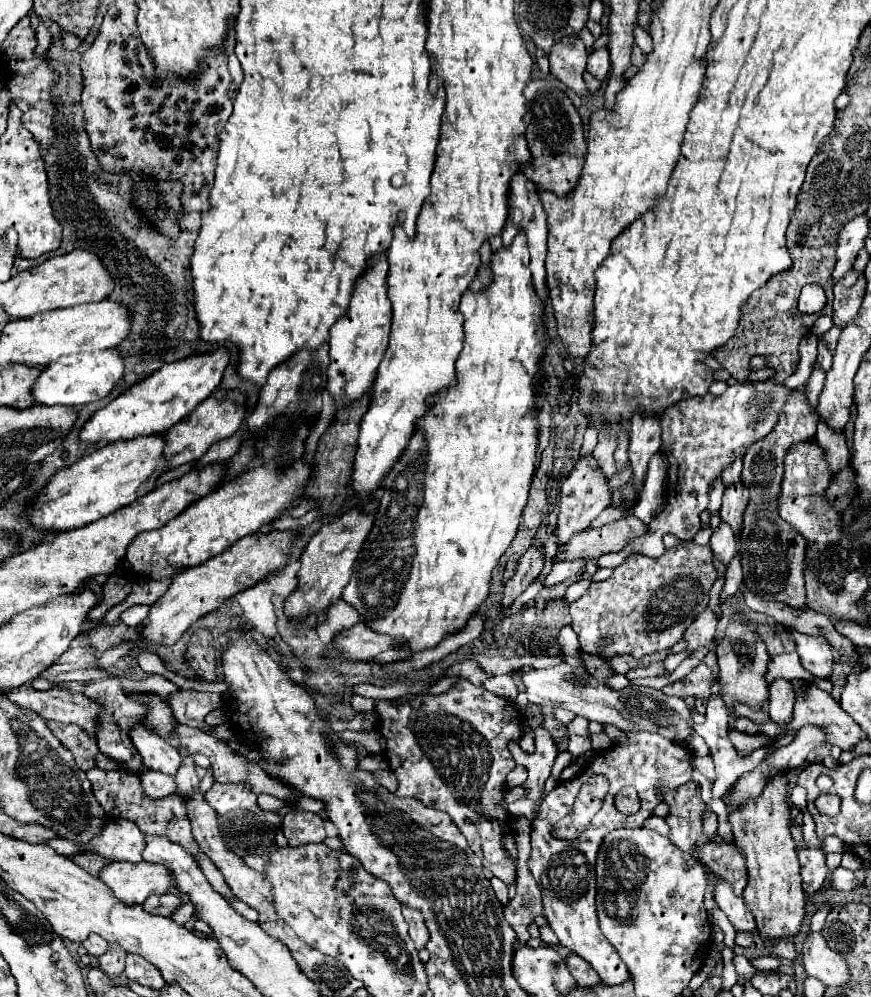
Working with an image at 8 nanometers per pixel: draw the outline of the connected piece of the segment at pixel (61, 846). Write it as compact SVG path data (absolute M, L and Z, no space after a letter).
M58 838L50 840L48 843L50 848L53 848L58 854L64 854L64 856L72 856L72 854L78 854L82 852L82 848L78 844L72 844L70 840L58 840Z

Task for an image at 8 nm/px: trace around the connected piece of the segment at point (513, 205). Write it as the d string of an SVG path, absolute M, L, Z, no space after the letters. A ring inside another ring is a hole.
M516 172L516 176L512 176L512 182L510 182L510 192L508 192L508 204L510 204L510 214L508 214L508 220L506 220L506 226L502 230L502 240L504 240L504 246L512 240L514 236L518 234L518 230L524 230L526 236L528 236L528 248L530 248L530 270L532 270L532 278L534 278L534 286L536 286L536 292L538 292L538 298L542 302L546 302L546 268L544 268L544 258L546 258L546 236L548 236L548 226L546 226L546 212L540 204L540 198L538 198L538 190L536 186L522 174L522 172Z

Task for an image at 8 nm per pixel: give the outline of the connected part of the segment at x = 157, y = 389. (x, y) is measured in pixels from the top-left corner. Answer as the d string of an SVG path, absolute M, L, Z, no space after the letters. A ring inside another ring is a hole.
M218 348L210 354L196 354L172 364L164 364L164 368L156 370L146 380L134 384L126 392L122 392L108 406L100 408L82 428L82 442L116 442L130 440L136 436L164 434L168 428L178 424L188 412L192 412L200 402L204 402L220 384L222 374L230 362L230 352L226 348Z

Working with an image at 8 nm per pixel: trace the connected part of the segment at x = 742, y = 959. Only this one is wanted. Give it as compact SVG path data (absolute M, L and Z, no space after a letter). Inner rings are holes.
M734 956L734 966L736 966L738 974L740 974L740 976L746 976L748 980L750 980L750 976L754 976L754 974L758 972L756 968L750 966L750 962L748 962L746 956Z

